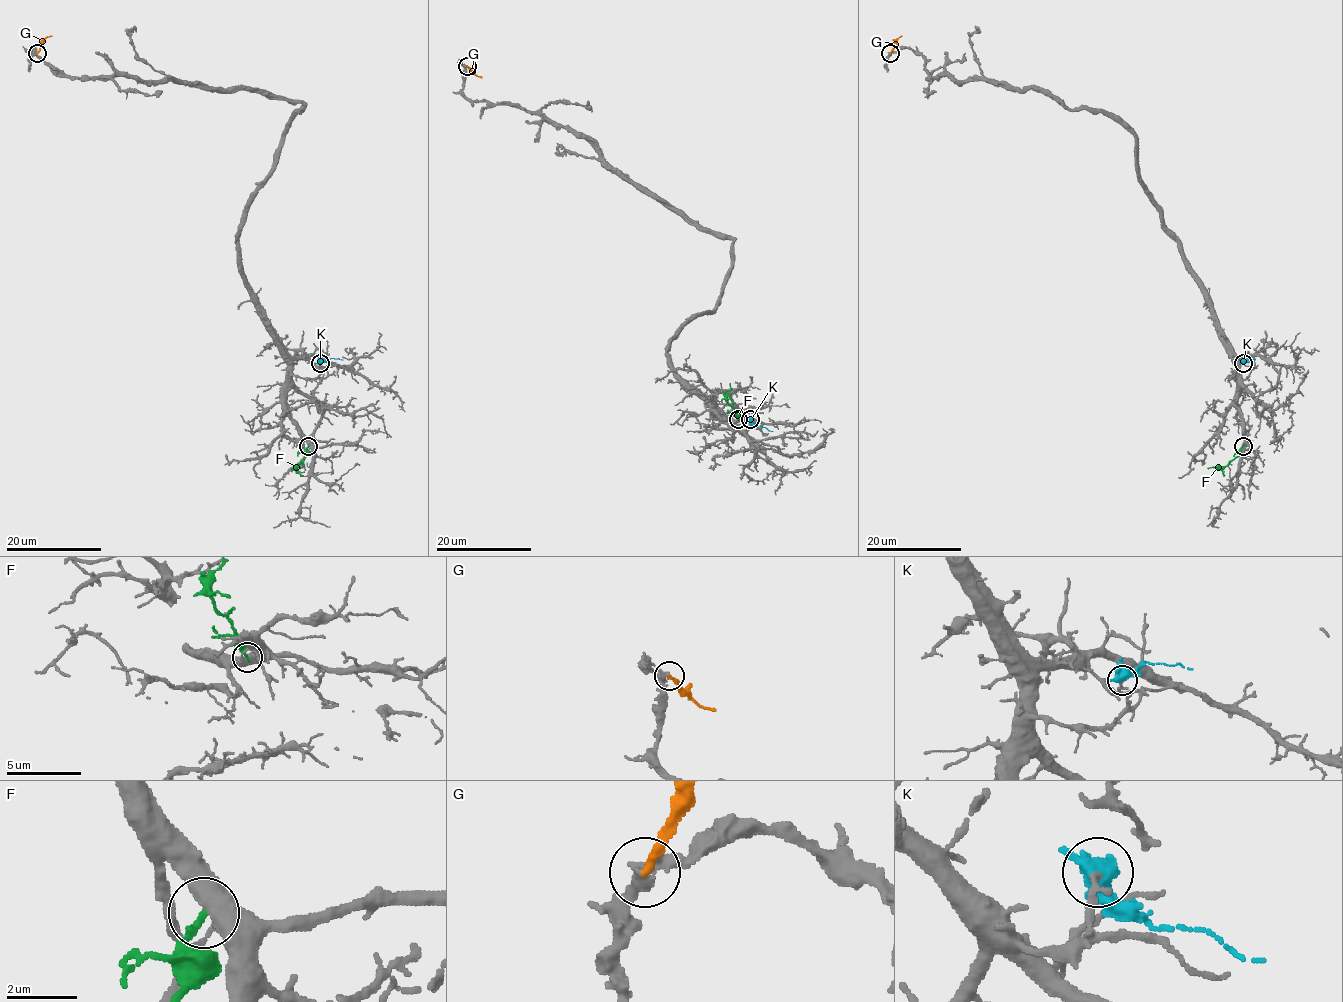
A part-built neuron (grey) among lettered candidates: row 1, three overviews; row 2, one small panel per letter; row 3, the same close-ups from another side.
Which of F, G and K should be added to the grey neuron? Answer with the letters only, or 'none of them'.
G

